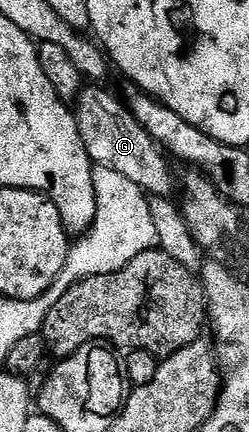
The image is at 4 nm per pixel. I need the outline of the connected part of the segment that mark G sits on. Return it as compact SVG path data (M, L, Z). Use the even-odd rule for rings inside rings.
M101 87L89 88L93 89L82 88L76 98L75 120L77 122L77 131L81 136L81 142L87 151L90 161L93 162L94 166L102 169L119 171L119 175L131 179L131 183L135 183L145 190L149 197L169 197L172 194L173 177L169 174L169 167L165 163L165 161L167 162L166 156L159 150L157 142L149 138L148 131L123 108L122 102L118 98L117 102L115 98L108 97L101 90Z

